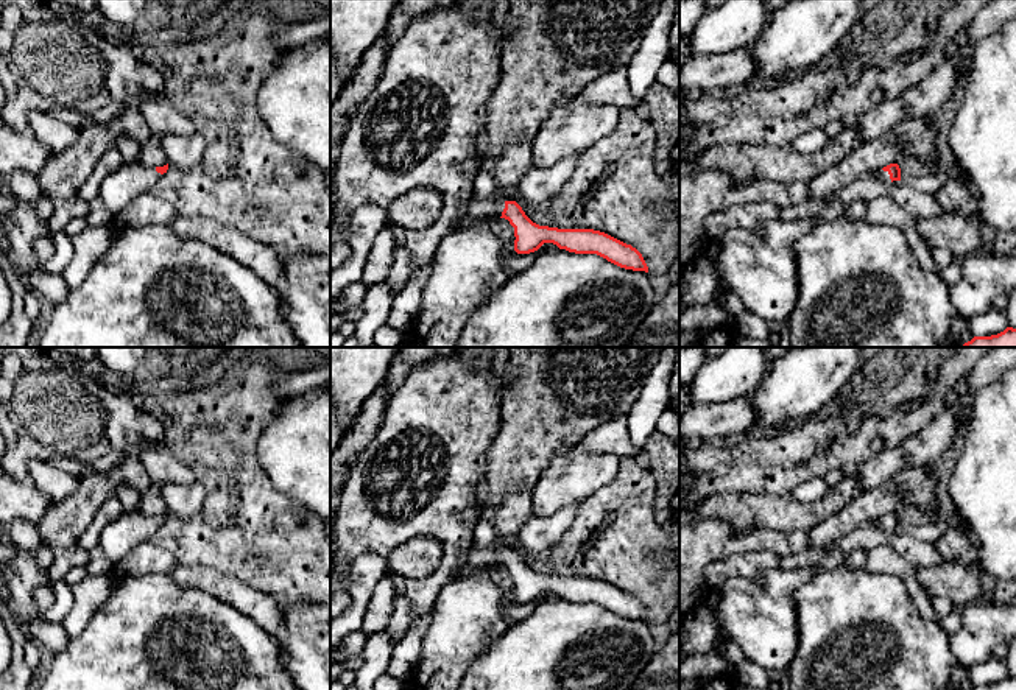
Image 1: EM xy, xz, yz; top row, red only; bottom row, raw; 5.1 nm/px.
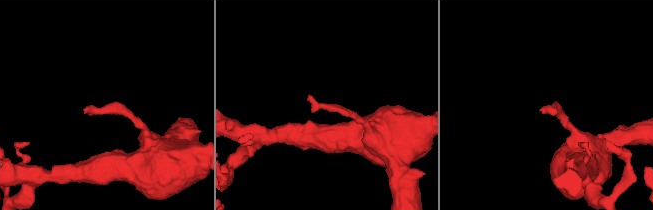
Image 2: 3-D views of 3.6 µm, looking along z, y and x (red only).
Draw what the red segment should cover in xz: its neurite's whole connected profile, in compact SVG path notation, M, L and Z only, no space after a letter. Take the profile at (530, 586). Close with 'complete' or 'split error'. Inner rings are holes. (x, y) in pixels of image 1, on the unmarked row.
M497 540L489 547L472 544L458 578L471 576L477 569L491 564L508 569L514 576L514 600L517 603L530 603L544 592L553 592L569 601L597 603L620 617L648 621L642 603L631 593L594 578L539 575L525 564L516 550L505 550Z | split error

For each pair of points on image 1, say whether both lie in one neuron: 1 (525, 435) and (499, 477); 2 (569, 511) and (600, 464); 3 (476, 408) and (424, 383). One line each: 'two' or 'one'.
1: one
2: two
3: one

